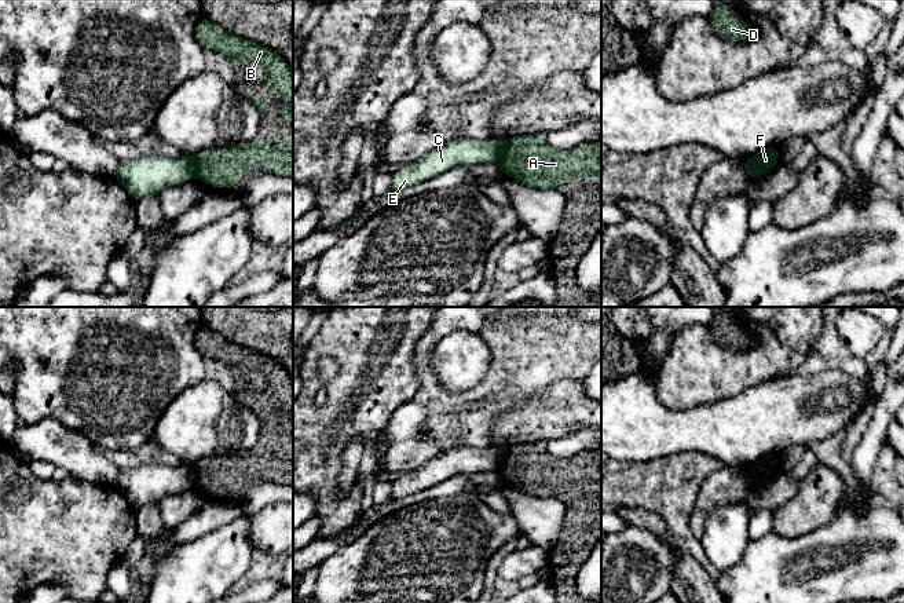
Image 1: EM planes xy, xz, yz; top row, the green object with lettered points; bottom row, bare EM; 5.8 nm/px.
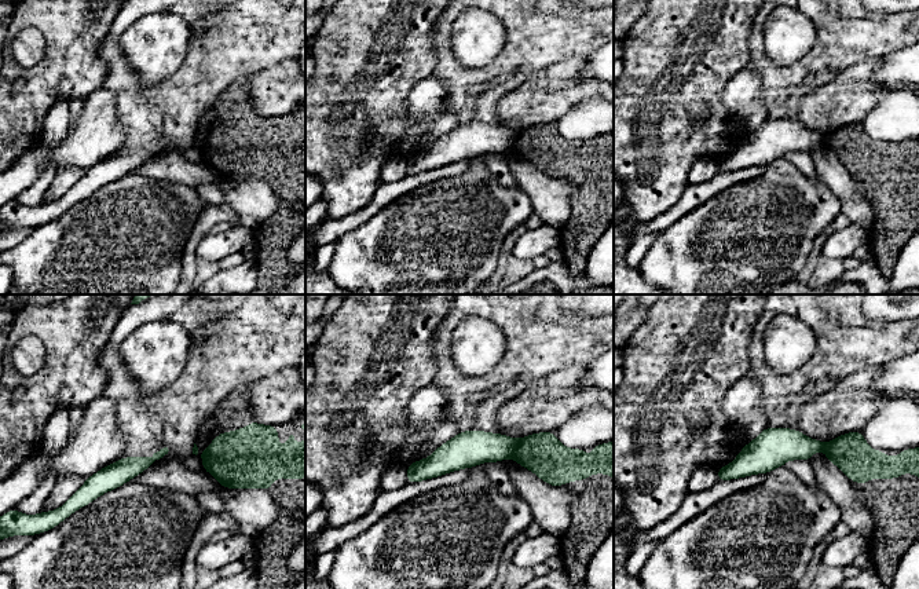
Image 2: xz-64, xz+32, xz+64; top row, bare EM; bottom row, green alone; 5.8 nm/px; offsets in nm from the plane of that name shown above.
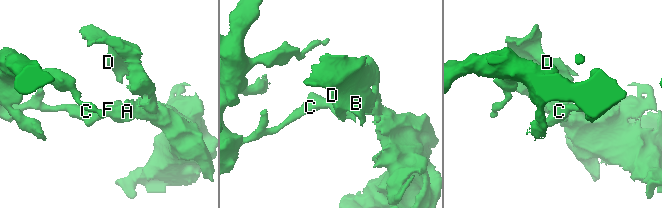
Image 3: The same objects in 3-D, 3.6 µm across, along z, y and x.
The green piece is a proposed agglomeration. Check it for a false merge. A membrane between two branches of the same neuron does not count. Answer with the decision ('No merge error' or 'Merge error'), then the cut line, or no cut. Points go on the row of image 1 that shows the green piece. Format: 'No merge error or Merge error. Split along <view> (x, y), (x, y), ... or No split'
Merge error. Split along xz (505, 142), (497, 161)

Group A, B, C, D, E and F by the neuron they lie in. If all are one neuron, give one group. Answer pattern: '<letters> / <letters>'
A B D F / C E

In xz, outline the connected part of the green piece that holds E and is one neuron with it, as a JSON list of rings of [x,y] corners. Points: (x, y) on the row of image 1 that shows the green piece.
[[[460,138],[438,145],[413,164],[398,169],[387,194],[405,191],[457,167],[498,162],[504,146],[505,142],[495,138],[487,142]]]

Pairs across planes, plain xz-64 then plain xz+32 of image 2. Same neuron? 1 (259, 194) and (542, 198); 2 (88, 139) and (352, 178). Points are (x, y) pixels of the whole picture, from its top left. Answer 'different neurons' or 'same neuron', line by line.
1: same neuron
2: different neurons

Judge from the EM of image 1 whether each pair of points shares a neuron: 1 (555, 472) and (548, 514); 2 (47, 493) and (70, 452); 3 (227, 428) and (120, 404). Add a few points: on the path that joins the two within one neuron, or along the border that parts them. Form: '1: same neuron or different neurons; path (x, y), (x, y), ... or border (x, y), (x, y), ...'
1: different neurons; border (520, 489), (556, 497), (563, 527)
2: different neurons; border (68, 474), (98, 485)
3: different neurons; border (183, 388), (161, 415), (153, 437)

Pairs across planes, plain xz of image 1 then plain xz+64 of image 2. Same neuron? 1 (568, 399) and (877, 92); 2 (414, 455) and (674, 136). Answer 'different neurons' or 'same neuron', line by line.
1: same neuron
2: different neurons

